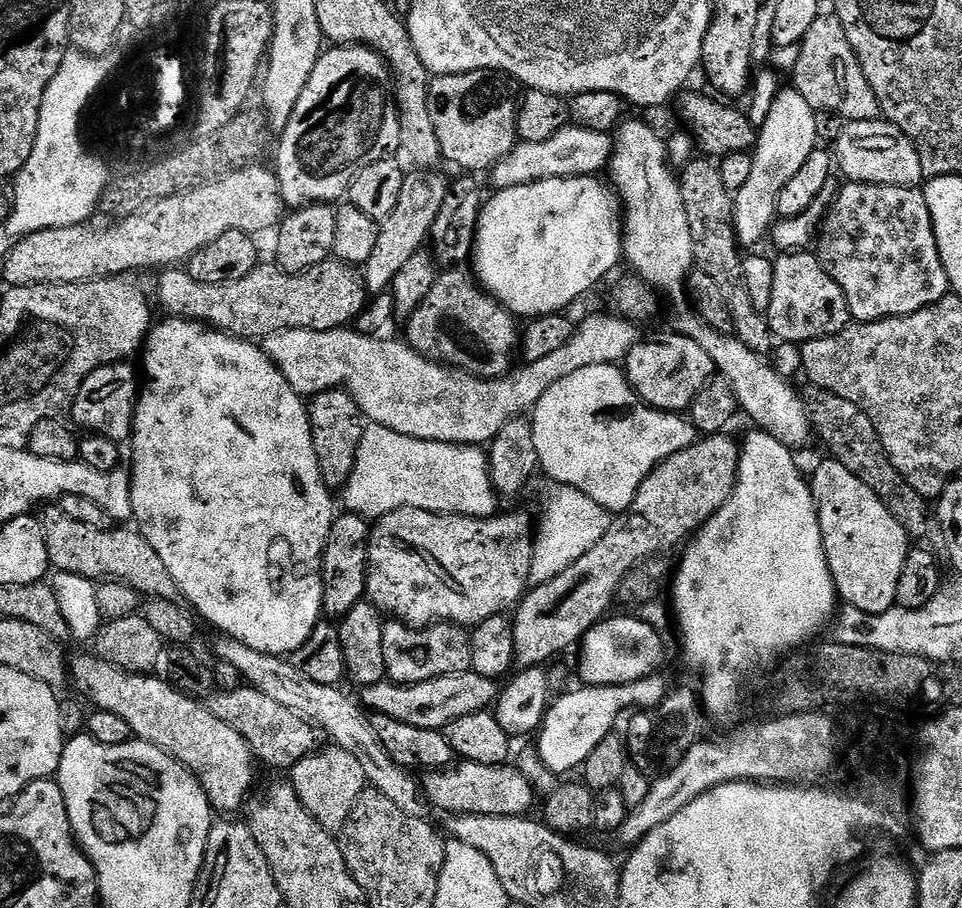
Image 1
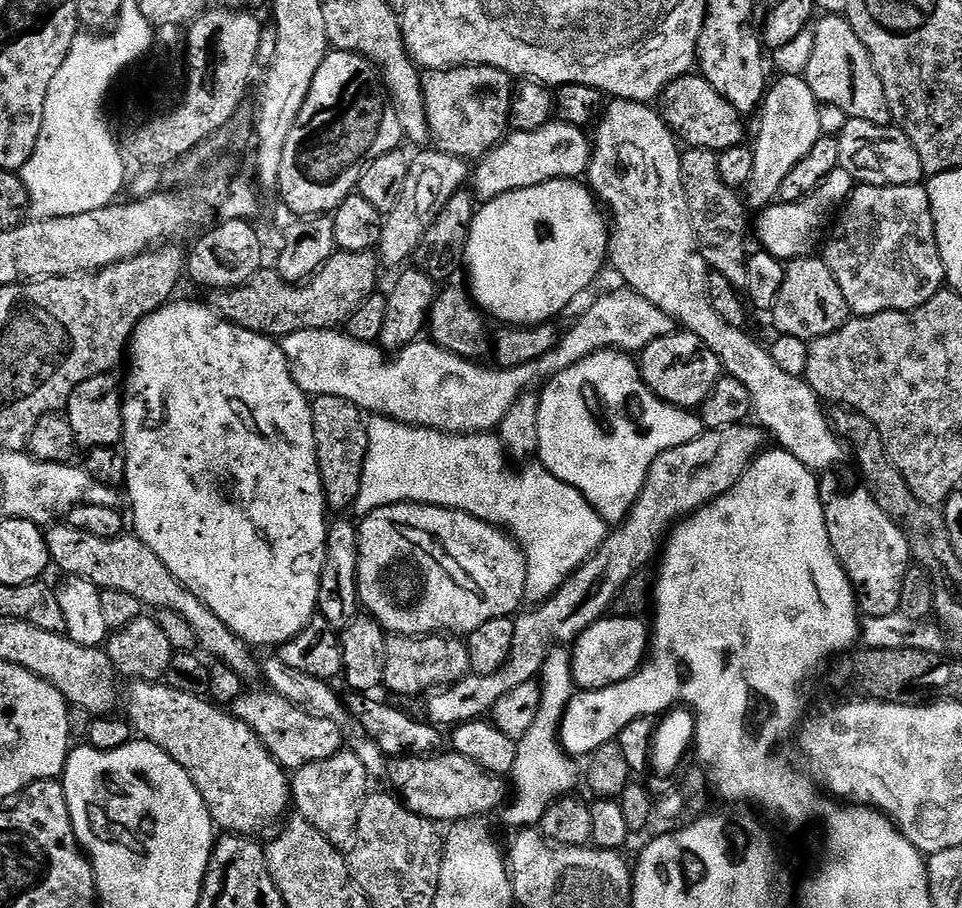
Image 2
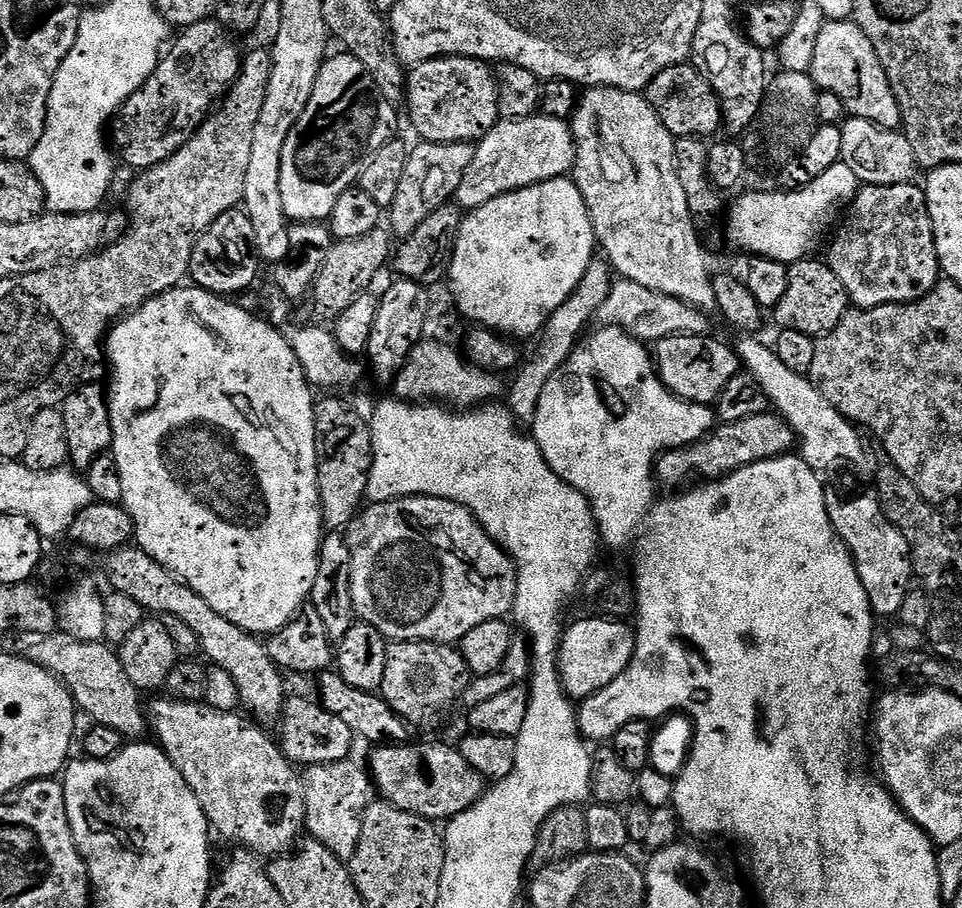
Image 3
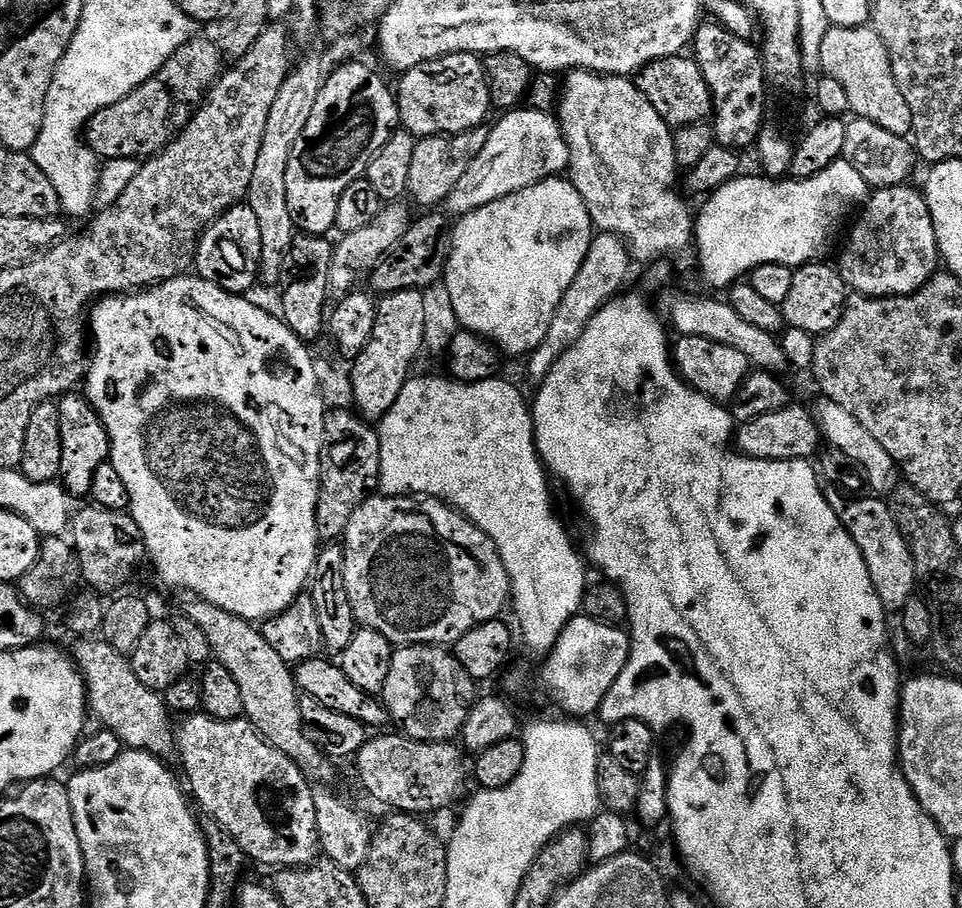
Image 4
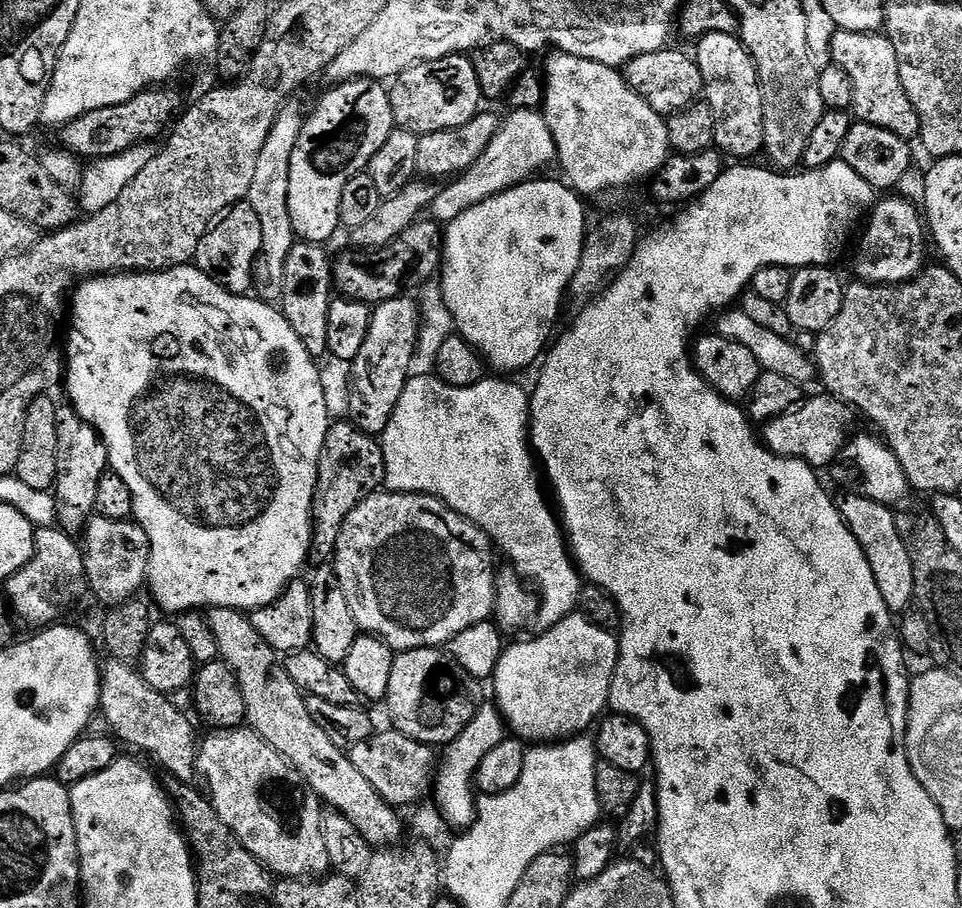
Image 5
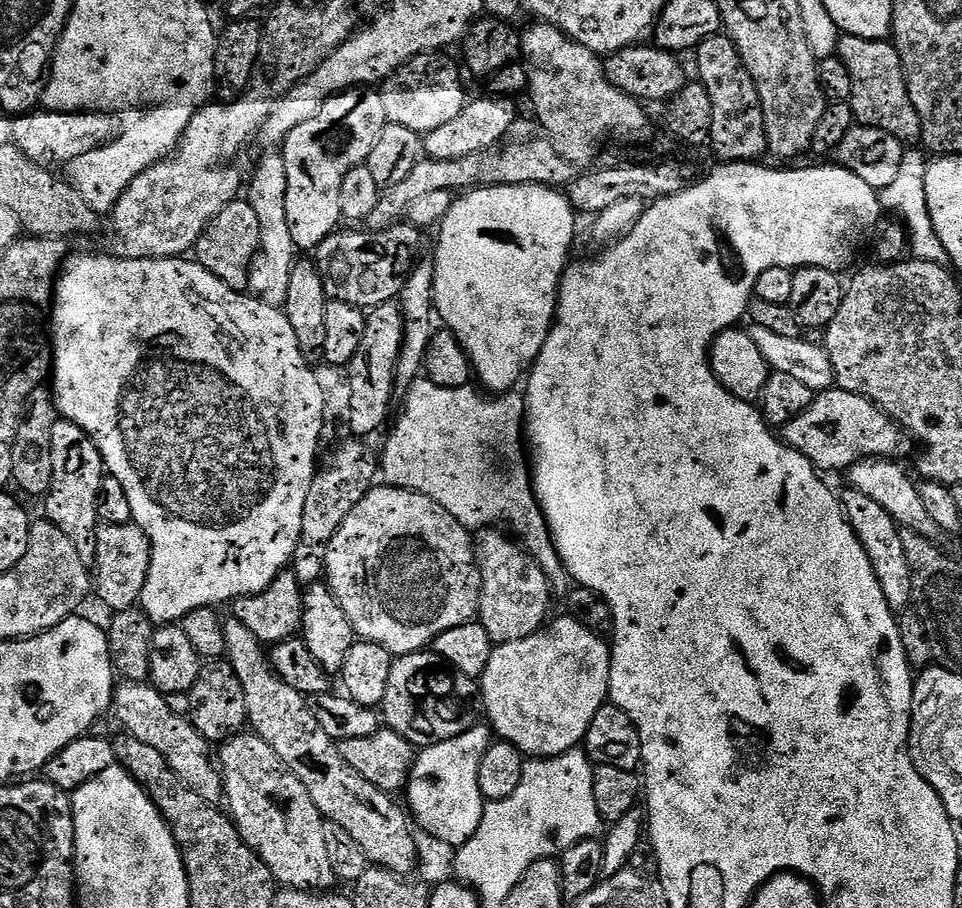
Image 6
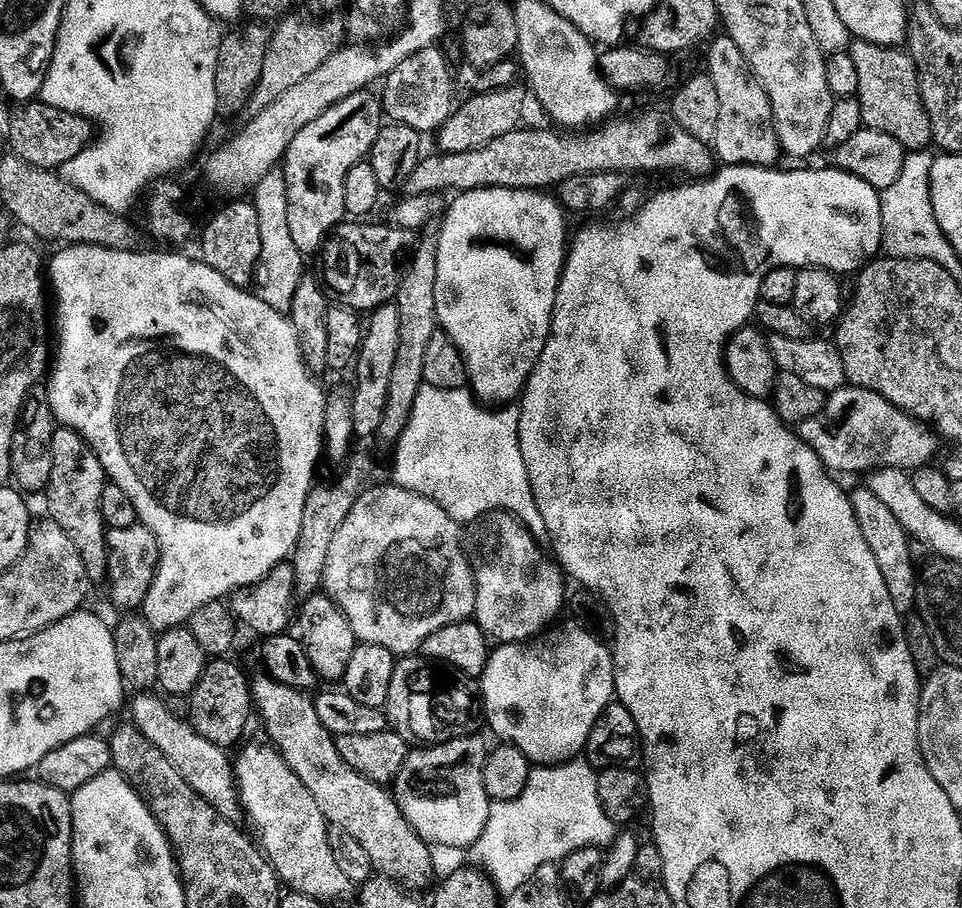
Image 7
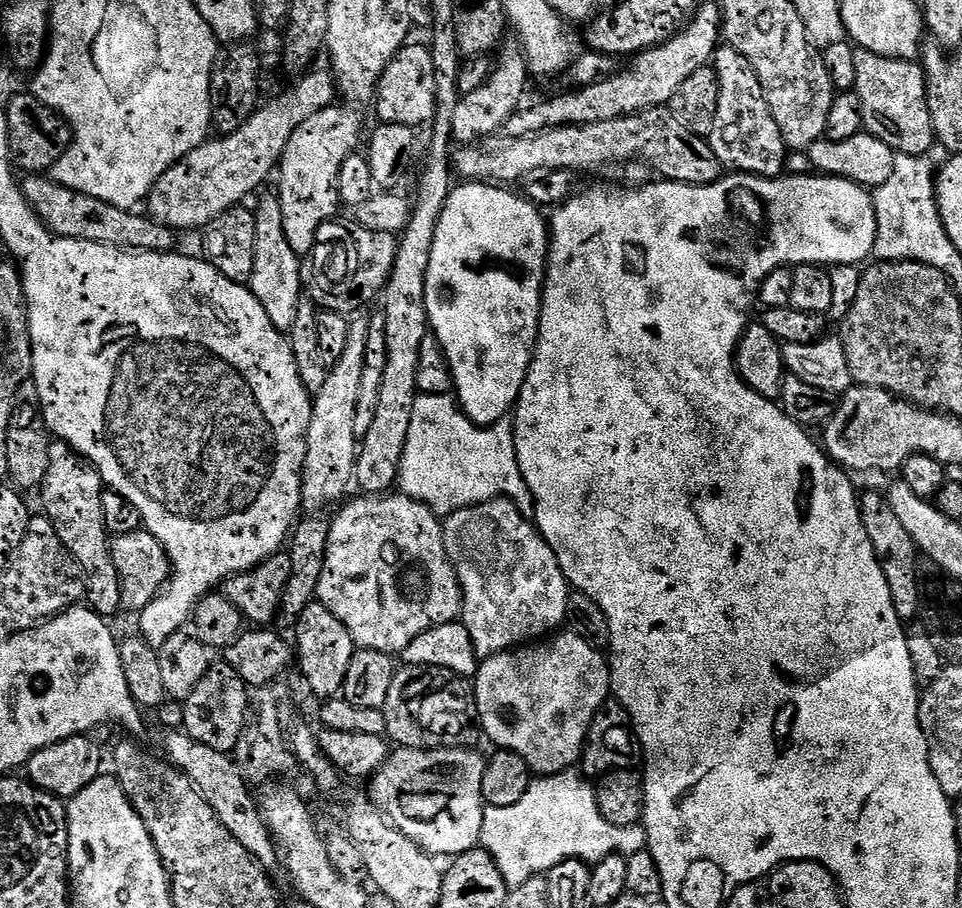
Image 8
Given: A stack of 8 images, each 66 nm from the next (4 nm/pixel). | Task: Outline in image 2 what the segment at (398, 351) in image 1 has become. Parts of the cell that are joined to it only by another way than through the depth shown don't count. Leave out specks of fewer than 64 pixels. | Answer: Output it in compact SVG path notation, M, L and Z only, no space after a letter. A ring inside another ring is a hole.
M620 286L617 292L608 292L605 296L598 297L569 328L566 328L554 346L554 350L550 350L550 354L542 354L542 358L538 358L534 362L526 362L526 366L483 368L483 363L467 360L465 356L454 354L440 344L434 343L431 338L417 338L405 348L401 348L399 352L389 355L376 344L358 342L353 336L349 336L347 331L334 328L298 330L294 334L283 337L279 341L279 346L286 354L294 382L298 382L300 389L309 397L346 398L368 414L389 416L391 420L397 420L403 424L414 424L418 428L433 428L439 432L467 434L469 432L492 432L499 429L510 406L514 405L520 395L536 386L534 384L547 382L562 370L574 366L574 362L582 362L582 358L595 352L605 352L608 348L629 354L639 354L646 346L650 346L650 342L663 336L669 336L672 332L677 331L677 328L678 325L670 318L670 314L666 314L658 306L654 306L654 302L646 302L646 298L642 298L642 294L638 294L627 286Z

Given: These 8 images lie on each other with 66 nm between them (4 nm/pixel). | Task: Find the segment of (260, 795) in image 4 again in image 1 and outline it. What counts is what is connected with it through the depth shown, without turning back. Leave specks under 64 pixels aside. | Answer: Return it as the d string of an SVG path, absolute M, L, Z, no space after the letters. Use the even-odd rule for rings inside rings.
M95 654L76 656L73 660L71 657L70 660L70 680L76 683L78 691L88 695L92 706L110 710L110 714L118 714L128 723L135 739L152 744L178 761L183 768L189 768L204 787L204 793L208 795L208 801L217 813L236 814L256 780L257 756L252 752L246 738L242 738L242 734L238 734L234 726L228 726L226 722L222 722L222 718L213 714L207 703L201 702L195 696L189 696L187 692L179 692L167 679L159 680L158 677L156 674L127 672Z

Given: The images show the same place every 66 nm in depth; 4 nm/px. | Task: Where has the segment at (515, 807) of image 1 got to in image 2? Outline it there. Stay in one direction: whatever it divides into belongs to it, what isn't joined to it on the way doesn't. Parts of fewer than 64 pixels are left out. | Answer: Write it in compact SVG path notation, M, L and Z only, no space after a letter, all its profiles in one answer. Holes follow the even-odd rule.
M451 750L430 756L397 756L388 765L386 780L396 787L395 795L411 812L433 822L484 818L487 812L499 809L510 792L501 777L482 770L478 762L470 762L470 758L462 758L462 754Z

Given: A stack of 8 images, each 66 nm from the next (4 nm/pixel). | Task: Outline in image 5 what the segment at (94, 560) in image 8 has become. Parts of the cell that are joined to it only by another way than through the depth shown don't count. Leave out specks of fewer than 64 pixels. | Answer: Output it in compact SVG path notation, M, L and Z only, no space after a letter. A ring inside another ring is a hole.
M61 403L56 413L58 414L58 478L54 489L56 519L59 527L65 532L80 534L96 511L94 497L98 491L98 478L102 478L102 474L110 468L108 451L94 426L83 420L74 411L71 403Z

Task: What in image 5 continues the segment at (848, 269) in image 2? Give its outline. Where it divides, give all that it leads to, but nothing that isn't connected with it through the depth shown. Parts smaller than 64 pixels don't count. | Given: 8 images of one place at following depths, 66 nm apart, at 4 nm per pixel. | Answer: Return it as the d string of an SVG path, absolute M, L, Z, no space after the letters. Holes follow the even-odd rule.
M892 196L871 209L864 233L860 236L860 245L856 248L856 257L852 268L856 271L855 279L865 284L904 284L913 280L919 272L924 271L924 255L930 252L930 240L926 235L926 220L921 209L908 200L899 200Z

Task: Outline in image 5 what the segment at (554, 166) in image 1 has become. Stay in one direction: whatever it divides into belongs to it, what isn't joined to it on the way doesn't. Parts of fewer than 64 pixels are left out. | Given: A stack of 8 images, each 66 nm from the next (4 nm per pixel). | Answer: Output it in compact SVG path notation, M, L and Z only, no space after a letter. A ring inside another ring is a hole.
M516 110L511 115L509 120L505 119L501 123L498 134L494 134L490 146L486 146L484 153L465 172L445 183L448 185L444 189L441 187L437 191L430 205L431 219L437 224L452 224L454 218L466 214L470 206L478 206L478 202L486 202L486 198L494 198L515 184L523 184L525 180L533 179L539 173L536 172L539 168L544 168L551 160L553 163L557 159L556 143L539 111Z

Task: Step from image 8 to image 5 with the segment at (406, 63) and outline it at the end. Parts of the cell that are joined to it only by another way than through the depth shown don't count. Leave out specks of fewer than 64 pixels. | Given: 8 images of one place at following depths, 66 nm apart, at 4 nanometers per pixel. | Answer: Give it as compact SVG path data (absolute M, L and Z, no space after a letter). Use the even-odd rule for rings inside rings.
M464 54L427 60L408 68L391 81L388 97L396 128L417 134L461 128L482 110L478 74L474 74L472 61Z

